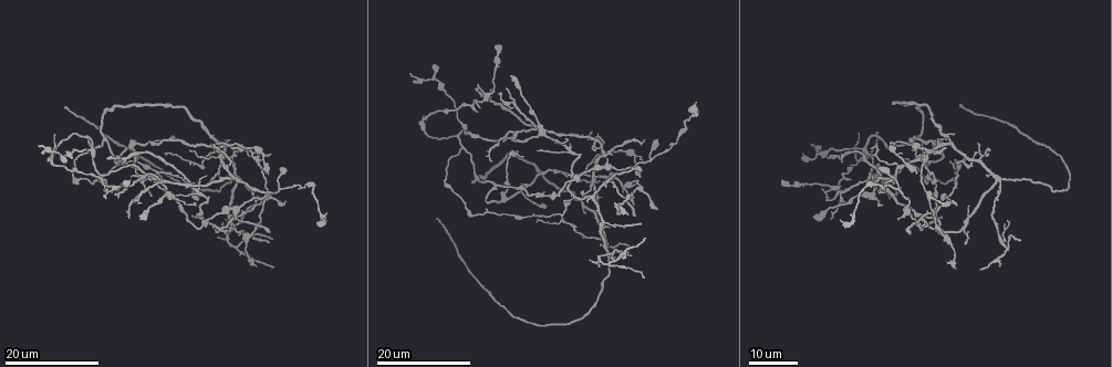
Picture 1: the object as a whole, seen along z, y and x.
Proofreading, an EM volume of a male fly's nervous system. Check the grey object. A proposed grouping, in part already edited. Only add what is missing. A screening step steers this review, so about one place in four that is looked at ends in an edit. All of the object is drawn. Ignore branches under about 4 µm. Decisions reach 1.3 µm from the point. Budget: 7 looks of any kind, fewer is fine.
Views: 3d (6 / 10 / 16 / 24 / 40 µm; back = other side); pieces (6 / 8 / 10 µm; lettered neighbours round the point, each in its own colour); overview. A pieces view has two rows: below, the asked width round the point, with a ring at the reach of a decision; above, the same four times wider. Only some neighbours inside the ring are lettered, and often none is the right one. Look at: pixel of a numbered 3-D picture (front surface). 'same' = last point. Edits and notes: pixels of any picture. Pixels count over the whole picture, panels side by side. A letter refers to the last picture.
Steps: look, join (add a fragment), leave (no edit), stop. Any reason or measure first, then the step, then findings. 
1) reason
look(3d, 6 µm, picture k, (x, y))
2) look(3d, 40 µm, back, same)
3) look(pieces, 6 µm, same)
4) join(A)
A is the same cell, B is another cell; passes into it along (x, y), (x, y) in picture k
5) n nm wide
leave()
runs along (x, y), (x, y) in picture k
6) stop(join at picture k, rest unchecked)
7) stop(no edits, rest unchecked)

free end
look(3d, 16 µm, picture 1, (268, 242))

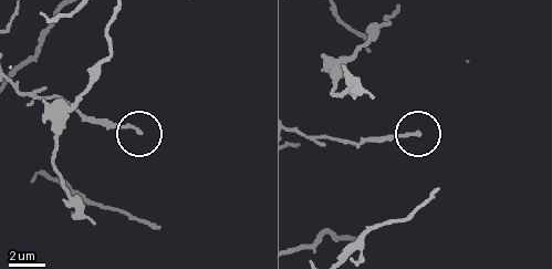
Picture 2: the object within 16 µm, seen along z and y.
look(pieces, 10 µm, picture 2, (417, 136))

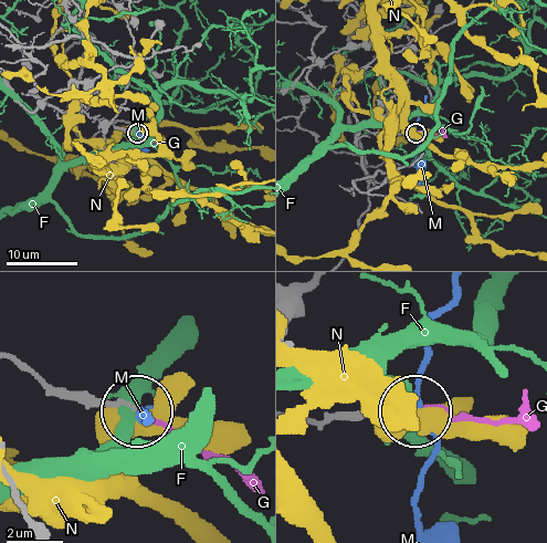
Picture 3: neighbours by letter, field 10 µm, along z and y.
join(G)
G is the same cell, F, M and N are other cells; passes into it along (347, 417), (444, 410), (494, 425), (530, 425) in picture 3; the neuron continues

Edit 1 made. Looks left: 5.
an open end
look(3d, 24 µm, picture 1, (945, 150))

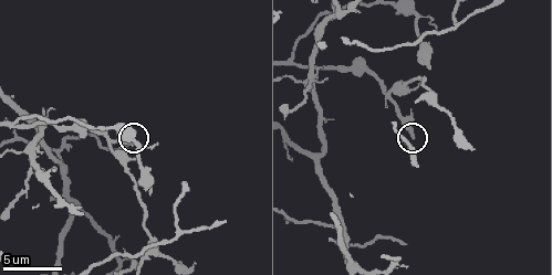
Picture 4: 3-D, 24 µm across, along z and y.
look(pieces, 6 µm, picture 4, (413, 135))

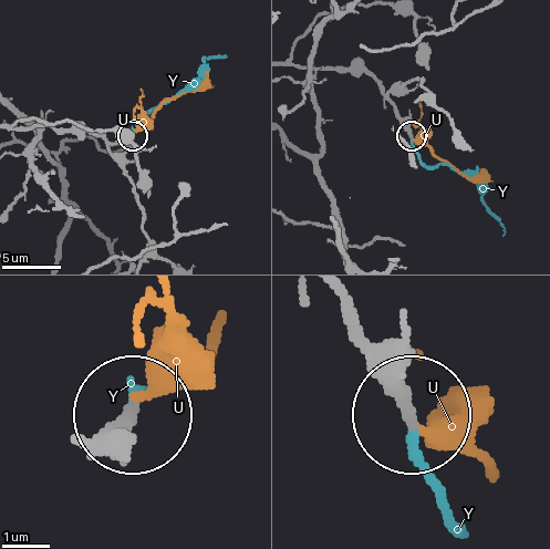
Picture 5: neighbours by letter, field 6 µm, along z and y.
join(Y)
Y is the same cell, U is another cell; the neuron continues

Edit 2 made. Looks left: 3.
look(overview)

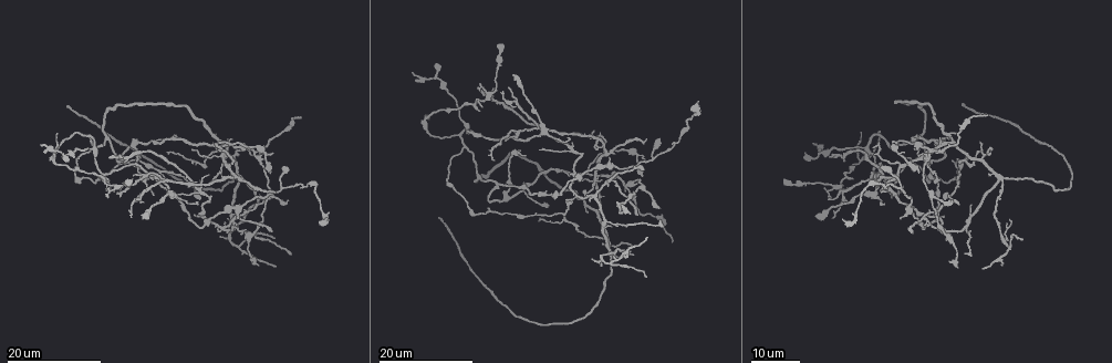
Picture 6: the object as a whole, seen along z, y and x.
branch stops here
look(3d, 16 µm, picture 6, (972, 253))

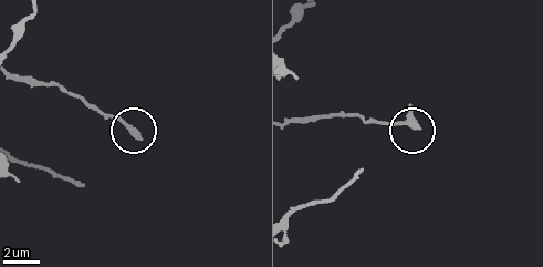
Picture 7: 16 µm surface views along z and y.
look(pieces, 8 µm, picture 7, (420, 128))

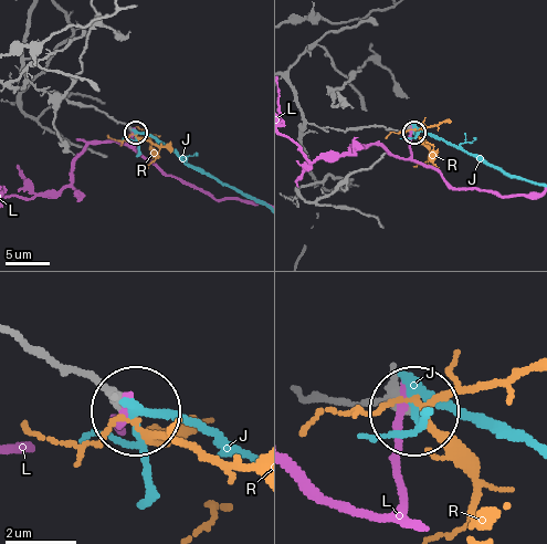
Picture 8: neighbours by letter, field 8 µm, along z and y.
leave()
J, L and R are other cells; none of them fits

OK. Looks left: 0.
stop(join at picture 3, join at picture 5, rest unchecked)

